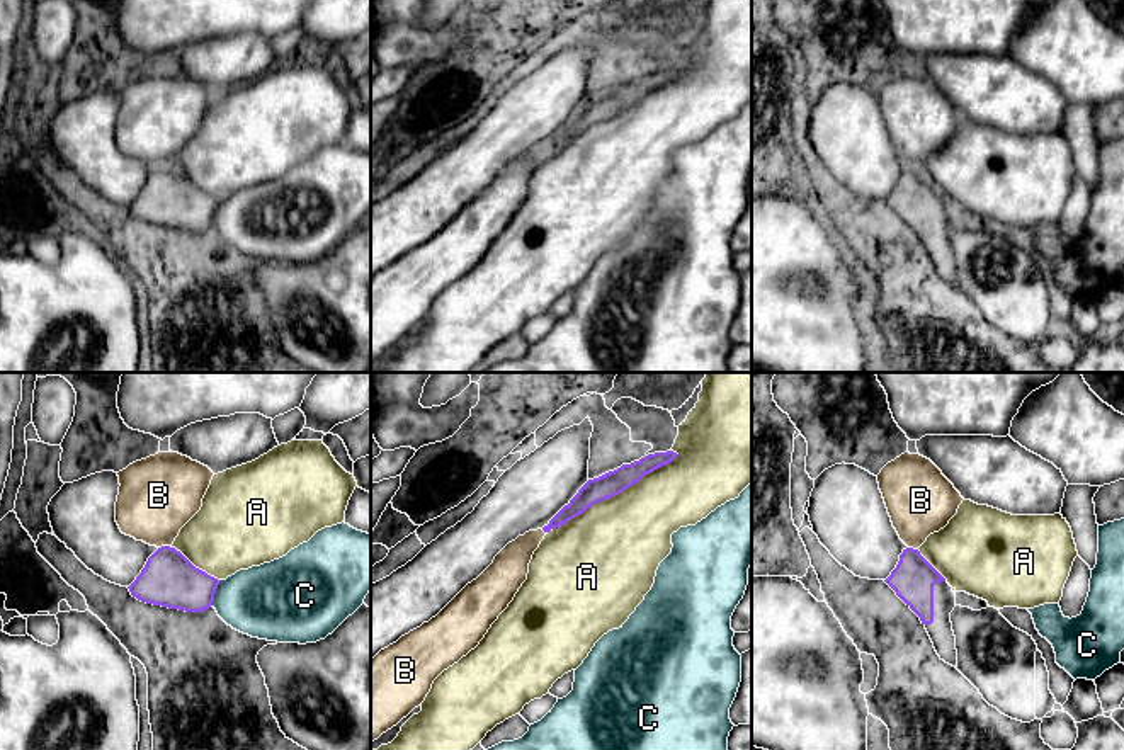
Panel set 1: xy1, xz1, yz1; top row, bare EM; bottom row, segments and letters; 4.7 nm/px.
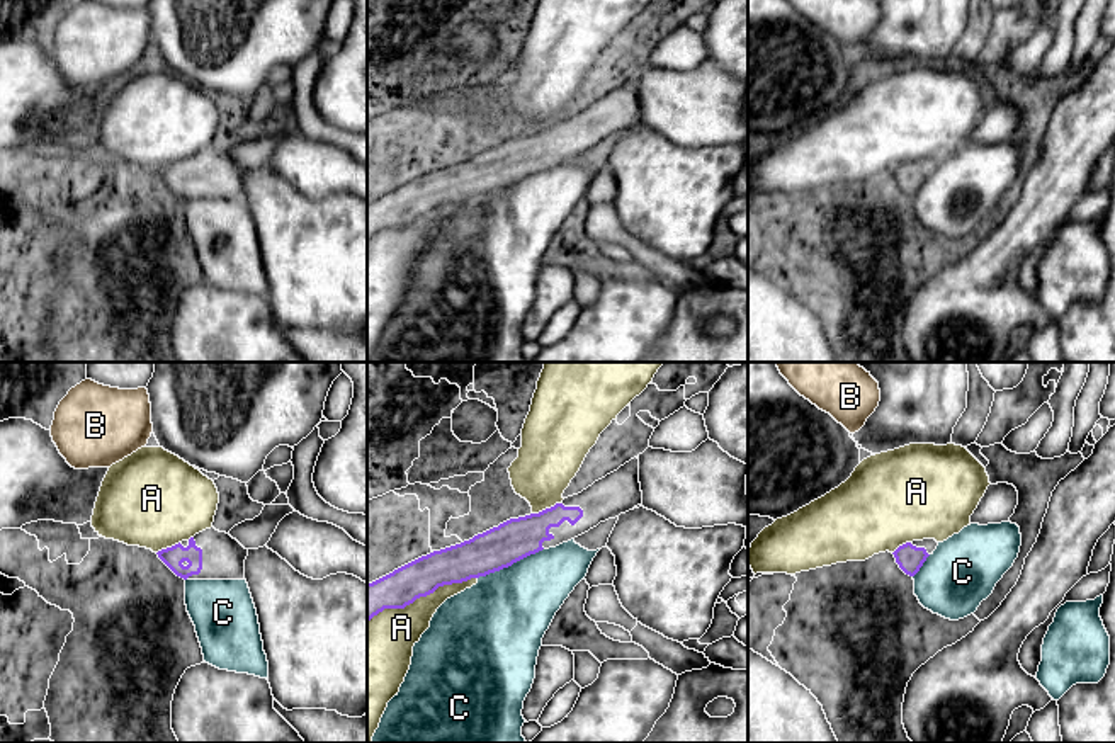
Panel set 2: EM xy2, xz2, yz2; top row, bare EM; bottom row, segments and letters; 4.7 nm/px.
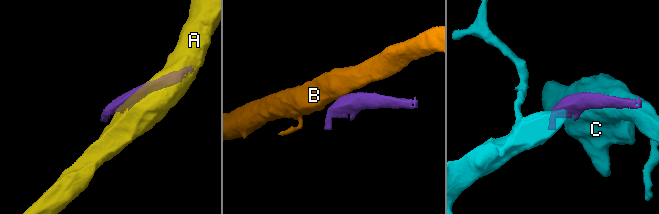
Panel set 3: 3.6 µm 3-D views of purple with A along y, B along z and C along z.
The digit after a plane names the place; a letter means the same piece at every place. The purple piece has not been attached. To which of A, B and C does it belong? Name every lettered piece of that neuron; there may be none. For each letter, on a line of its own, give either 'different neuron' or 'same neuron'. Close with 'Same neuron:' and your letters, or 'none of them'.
A: different neuron
B: different neuron
C: different neuron
Same neuron: none of them

